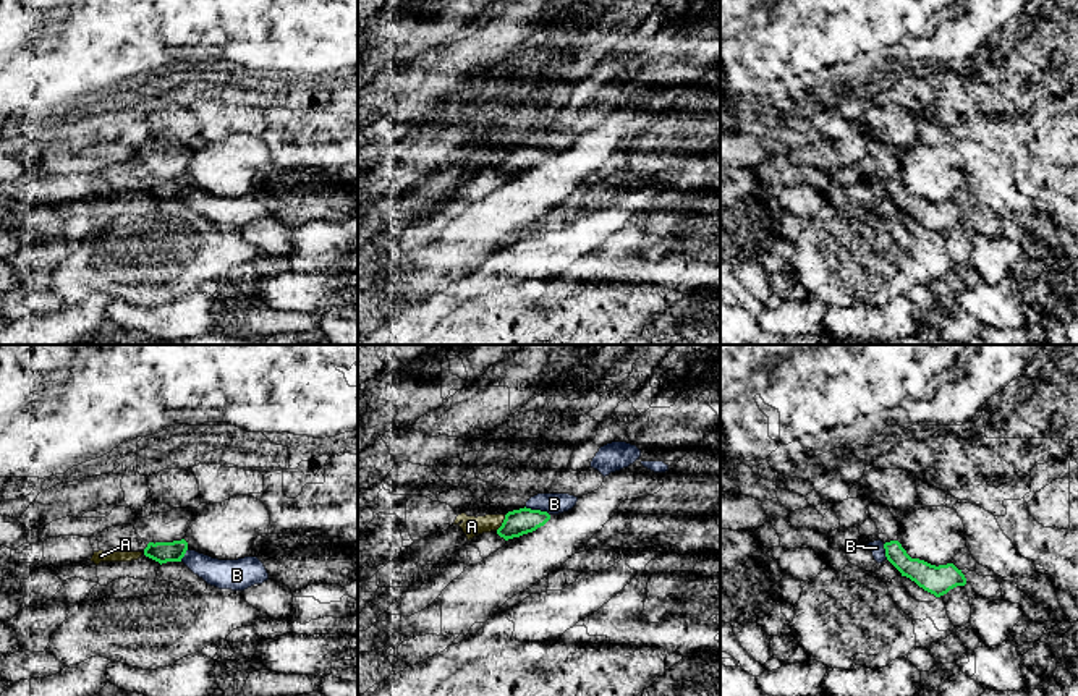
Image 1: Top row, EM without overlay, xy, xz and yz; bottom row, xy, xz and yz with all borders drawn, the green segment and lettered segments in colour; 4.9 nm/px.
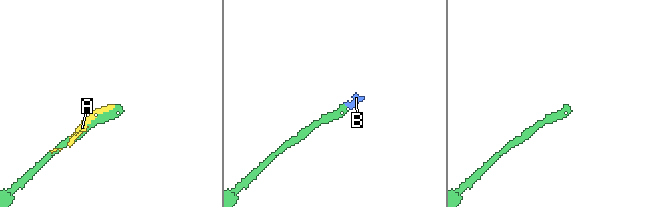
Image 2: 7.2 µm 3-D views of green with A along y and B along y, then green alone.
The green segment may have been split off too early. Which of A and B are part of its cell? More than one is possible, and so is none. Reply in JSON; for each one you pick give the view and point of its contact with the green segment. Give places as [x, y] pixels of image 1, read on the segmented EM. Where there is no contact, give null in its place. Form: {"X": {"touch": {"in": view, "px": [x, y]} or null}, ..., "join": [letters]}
{"B": {"touch": {"in": "xz", "px": [538, 510]}}, "join": ["B"]}

